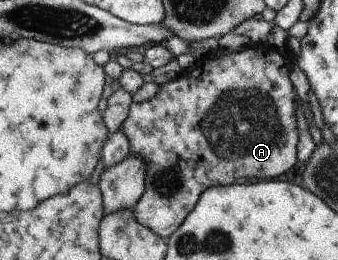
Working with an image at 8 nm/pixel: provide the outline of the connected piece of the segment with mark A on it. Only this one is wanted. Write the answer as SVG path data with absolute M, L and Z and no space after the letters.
M267 43L254 44L236 53L228 51L215 51L203 56L196 65L172 81L167 81L158 86L158 90L153 97L142 102L132 101L128 109L127 117L119 126L119 130L128 139L129 154L139 156L145 164L144 190L141 197L132 207L134 218L143 227L150 229L161 239L168 238L183 223L187 214L198 200L199 194L211 186L229 185L237 177L247 177L247 179L275 179L283 175L289 167L293 167L296 158L296 143L298 142L297 130L294 125L294 90L289 80L289 69L283 64L281 53Z

